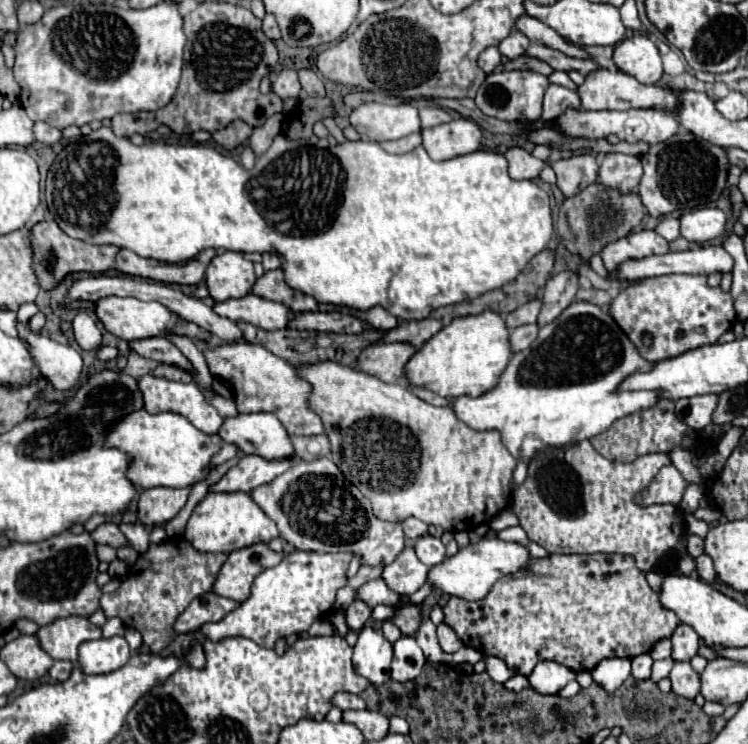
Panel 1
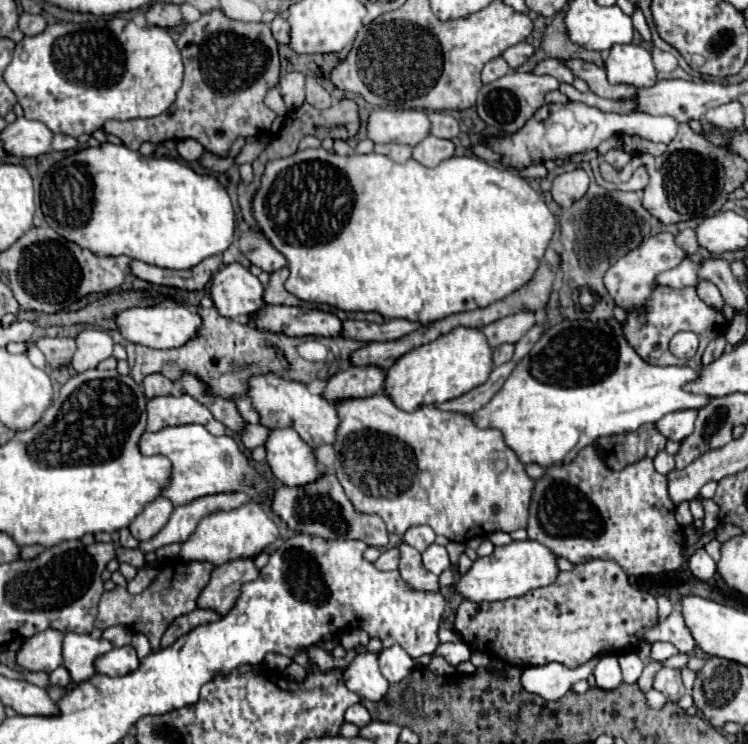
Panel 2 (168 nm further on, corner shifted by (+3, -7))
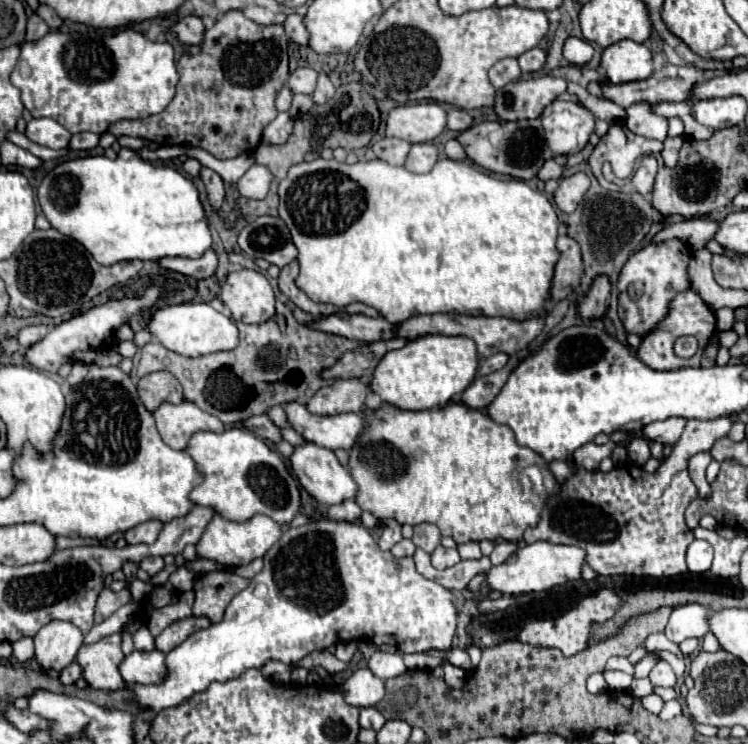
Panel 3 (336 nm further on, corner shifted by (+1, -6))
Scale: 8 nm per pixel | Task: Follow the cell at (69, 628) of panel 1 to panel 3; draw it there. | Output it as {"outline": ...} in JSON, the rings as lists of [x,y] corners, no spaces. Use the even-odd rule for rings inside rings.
{"outline":[[[117,631],[93,645],[83,645],[77,653],[77,663],[83,667],[83,677],[93,689],[117,691],[125,687],[119,665],[125,659],[121,651],[123,633]]]}

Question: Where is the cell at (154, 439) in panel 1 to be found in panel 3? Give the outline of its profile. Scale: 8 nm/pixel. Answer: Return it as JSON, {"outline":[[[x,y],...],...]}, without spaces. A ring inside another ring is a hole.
{"outline":[[[229,427],[223,433],[197,433],[185,449],[203,473],[203,483],[191,491],[197,505],[211,507],[227,521],[249,521],[253,515],[267,515],[279,525],[291,523],[301,511],[301,487],[289,473],[281,455],[249,429]]]}

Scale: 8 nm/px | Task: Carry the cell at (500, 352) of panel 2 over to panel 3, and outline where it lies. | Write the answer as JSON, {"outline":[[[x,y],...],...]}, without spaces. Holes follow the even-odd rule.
{"outline":[[[495,353],[487,359],[481,359],[481,365],[479,365],[479,375],[489,375],[491,371],[499,371],[507,365],[509,357],[505,353]]]}

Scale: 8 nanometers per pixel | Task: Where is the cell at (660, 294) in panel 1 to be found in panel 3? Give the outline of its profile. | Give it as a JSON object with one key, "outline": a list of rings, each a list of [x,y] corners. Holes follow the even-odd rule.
{"outline":[[[689,289],[689,291],[683,291],[681,295],[677,295],[677,299],[673,299],[673,303],[669,307],[669,317],[657,325],[657,331],[653,331],[653,335],[647,335],[641,341],[641,347],[637,349],[637,357],[647,367],[651,367],[655,371],[673,371],[673,369],[681,369],[681,367],[699,367],[703,349],[707,347],[713,333],[715,333],[715,315],[713,315],[713,311],[707,307],[707,303],[695,291]],[[681,335],[693,335],[699,341],[699,351],[691,359],[681,359],[673,353],[673,343]]]}

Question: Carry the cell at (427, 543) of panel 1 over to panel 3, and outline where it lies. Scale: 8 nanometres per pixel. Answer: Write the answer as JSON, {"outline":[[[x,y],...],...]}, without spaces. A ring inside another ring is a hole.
{"outline":[[[437,547],[433,553],[431,553],[431,563],[433,567],[437,569],[447,569],[447,567],[453,567],[461,561],[457,549],[445,549],[445,547]]]}

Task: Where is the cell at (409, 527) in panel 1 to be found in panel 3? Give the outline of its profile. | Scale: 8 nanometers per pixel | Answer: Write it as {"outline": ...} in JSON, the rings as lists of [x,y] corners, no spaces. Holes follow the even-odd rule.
{"outline":[[[421,523],[421,525],[415,525],[415,533],[413,533],[413,543],[417,547],[421,547],[423,551],[427,553],[433,553],[435,547],[441,543],[441,533],[435,525],[431,523]]]}

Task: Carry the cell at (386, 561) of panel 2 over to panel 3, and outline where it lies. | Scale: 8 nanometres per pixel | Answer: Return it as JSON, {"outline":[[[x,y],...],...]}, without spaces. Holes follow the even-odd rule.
{"outline":[[[401,539],[391,551],[393,551],[393,555],[397,555],[397,557],[407,557],[407,555],[413,555],[415,549],[417,549],[417,547],[413,545],[411,539]]]}

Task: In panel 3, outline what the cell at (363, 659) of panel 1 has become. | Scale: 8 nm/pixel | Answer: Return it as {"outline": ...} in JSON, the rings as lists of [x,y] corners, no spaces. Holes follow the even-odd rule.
{"outline":[[[367,667],[355,669],[353,675],[341,685],[347,705],[353,707],[373,707],[385,695],[383,681],[377,679]]]}

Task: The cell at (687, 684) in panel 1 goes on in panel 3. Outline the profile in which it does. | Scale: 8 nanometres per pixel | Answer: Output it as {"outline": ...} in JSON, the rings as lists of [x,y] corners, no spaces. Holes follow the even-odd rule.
{"outline":[[[657,661],[657,665],[649,673],[649,679],[653,685],[661,685],[661,687],[675,687],[677,681],[673,669],[665,661]]]}

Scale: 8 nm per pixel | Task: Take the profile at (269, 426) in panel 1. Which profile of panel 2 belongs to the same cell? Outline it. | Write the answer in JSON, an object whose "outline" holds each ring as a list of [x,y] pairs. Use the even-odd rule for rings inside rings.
{"outline":[[[271,428],[265,440],[267,466],[285,486],[303,486],[321,476],[311,446],[293,428]]]}

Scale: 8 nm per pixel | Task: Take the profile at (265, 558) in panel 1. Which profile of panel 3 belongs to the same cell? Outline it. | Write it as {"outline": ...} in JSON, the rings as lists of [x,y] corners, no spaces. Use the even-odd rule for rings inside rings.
{"outline":[[[211,571],[195,579],[195,617],[207,617],[211,623],[223,619],[229,601],[247,587],[247,579],[241,579],[229,571]]]}

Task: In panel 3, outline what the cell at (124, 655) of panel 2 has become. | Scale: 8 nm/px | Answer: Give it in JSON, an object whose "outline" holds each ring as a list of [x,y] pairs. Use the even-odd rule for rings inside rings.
{"outline":[[[157,649],[151,651],[151,653],[133,651],[121,663],[121,675],[127,681],[127,685],[129,683],[131,685],[133,683],[139,683],[139,685],[157,685],[157,683],[163,683],[163,679],[167,677],[165,653],[161,653]]]}

